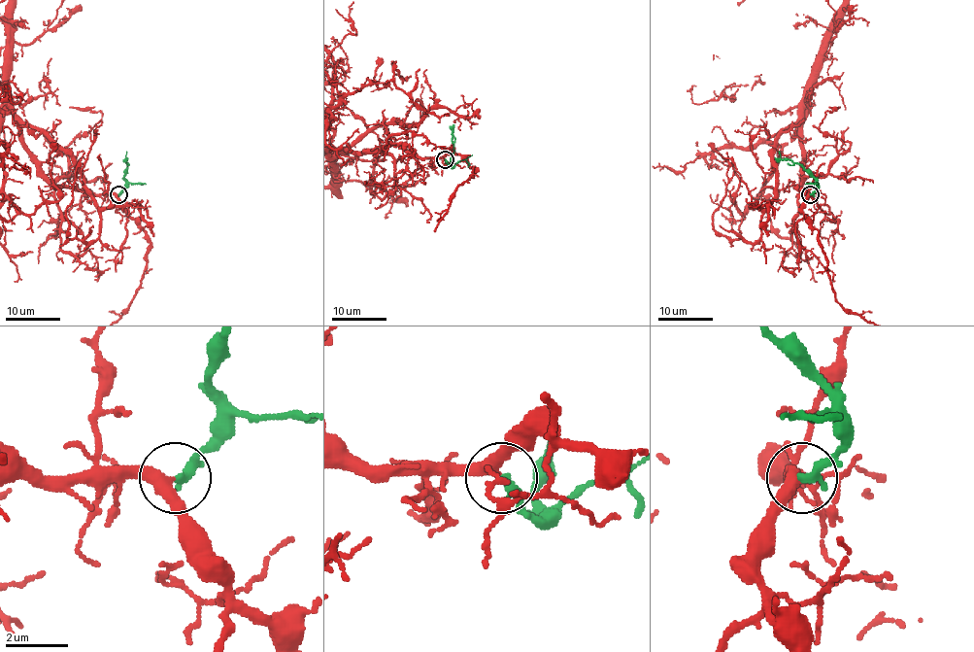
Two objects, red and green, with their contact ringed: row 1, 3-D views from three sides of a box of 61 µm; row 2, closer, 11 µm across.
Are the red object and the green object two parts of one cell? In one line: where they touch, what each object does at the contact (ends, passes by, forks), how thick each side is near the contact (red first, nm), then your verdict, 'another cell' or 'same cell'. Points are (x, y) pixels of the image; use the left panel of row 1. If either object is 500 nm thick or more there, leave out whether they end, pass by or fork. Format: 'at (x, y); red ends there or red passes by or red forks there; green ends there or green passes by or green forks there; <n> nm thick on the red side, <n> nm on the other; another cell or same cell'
at (118, 194); red passes by; green ends there; 360 nm thick on the red side, 320 nm on the other; same cell

